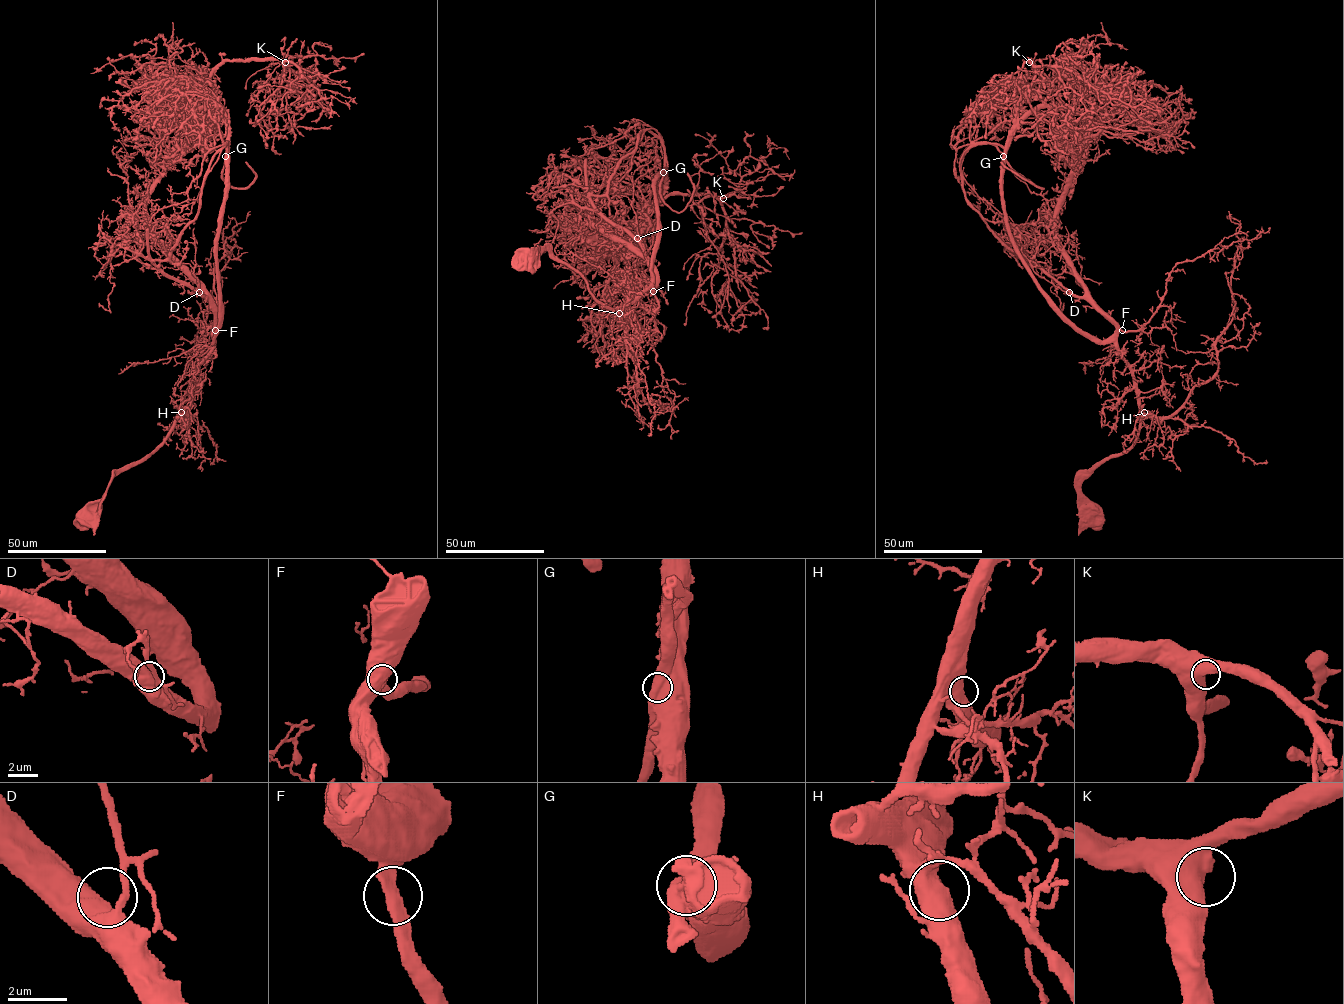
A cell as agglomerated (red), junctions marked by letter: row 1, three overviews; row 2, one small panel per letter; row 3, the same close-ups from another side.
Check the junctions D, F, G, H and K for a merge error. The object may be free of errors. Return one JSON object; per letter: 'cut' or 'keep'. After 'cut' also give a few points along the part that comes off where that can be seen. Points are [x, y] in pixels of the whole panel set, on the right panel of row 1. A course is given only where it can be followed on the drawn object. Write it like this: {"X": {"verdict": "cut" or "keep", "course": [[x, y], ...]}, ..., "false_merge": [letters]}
{"D": {"verdict": "keep"}, "F": {"verdict": "keep"}, "G": {"verdict": "cut", "course": [[1003, 156], [974, 145], [961, 178], [965, 199], [1026, 260], [1006, 248], [1013, 238], [1023, 249]]}, "H": {"verdict": "keep"}, "K": {"verdict": "keep"}, "false_merge": ["G"]}

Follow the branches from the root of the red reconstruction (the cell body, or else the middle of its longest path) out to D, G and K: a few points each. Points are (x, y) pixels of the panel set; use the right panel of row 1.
D: (1087, 517), (1081, 483), (1133, 444), (1139, 398), (1131, 367), (1116, 346), (1116, 327), (1069, 292)
G: (1087, 517), (1081, 483), (1133, 444), (1138, 390), (1115, 345), (1080, 334), (1015, 249), (1005, 210), (1004, 156)
K: (1087, 517), (1081, 483), (1133, 444), (1138, 390), (1116, 325), (1059, 243), (1068, 108), (1029, 62)

